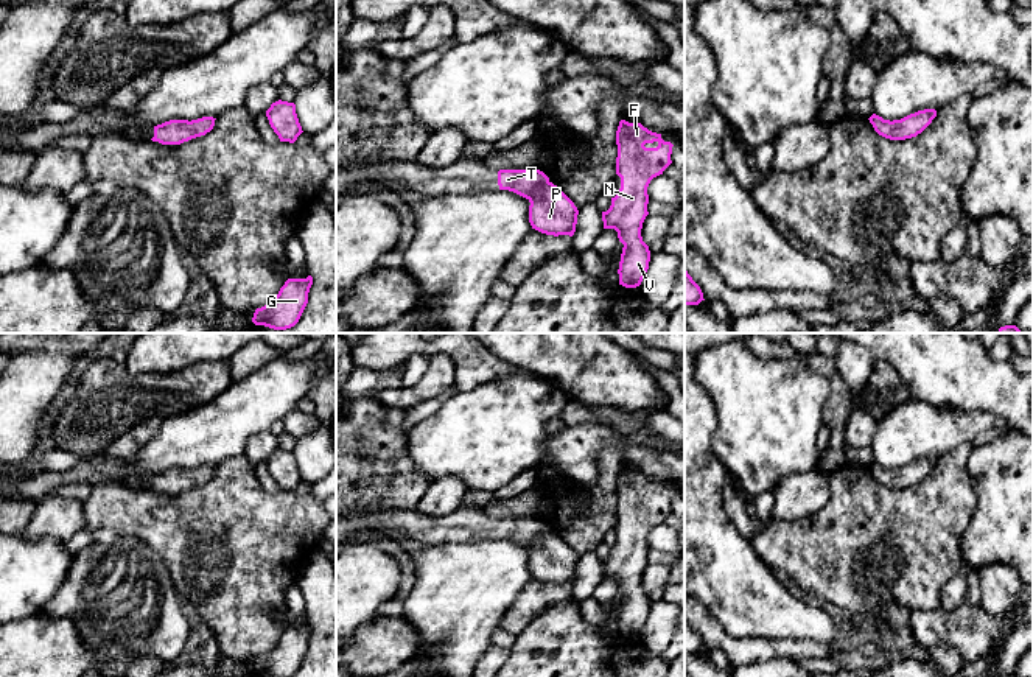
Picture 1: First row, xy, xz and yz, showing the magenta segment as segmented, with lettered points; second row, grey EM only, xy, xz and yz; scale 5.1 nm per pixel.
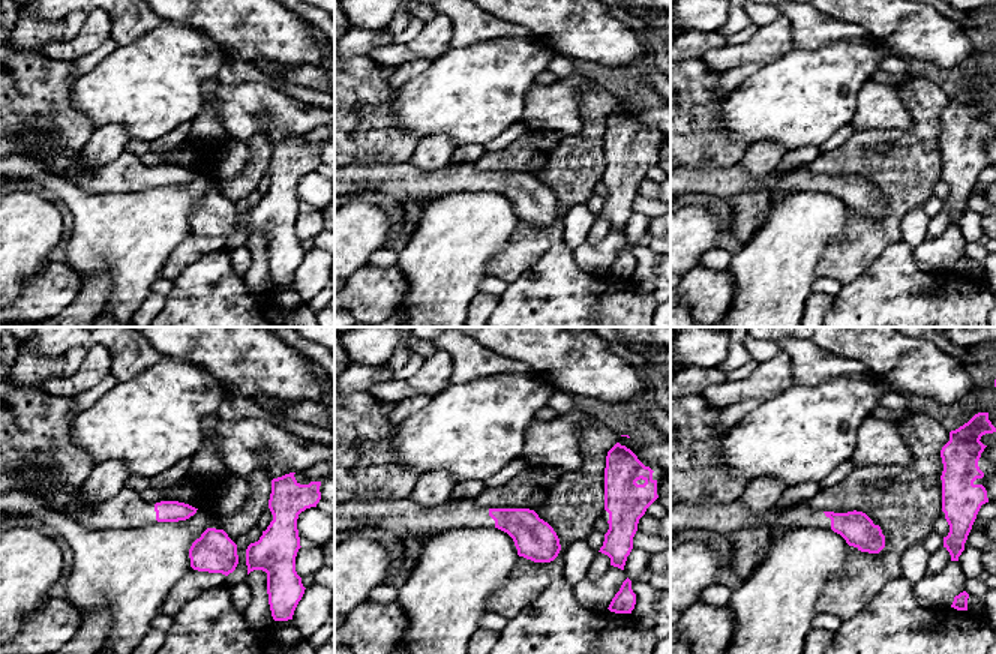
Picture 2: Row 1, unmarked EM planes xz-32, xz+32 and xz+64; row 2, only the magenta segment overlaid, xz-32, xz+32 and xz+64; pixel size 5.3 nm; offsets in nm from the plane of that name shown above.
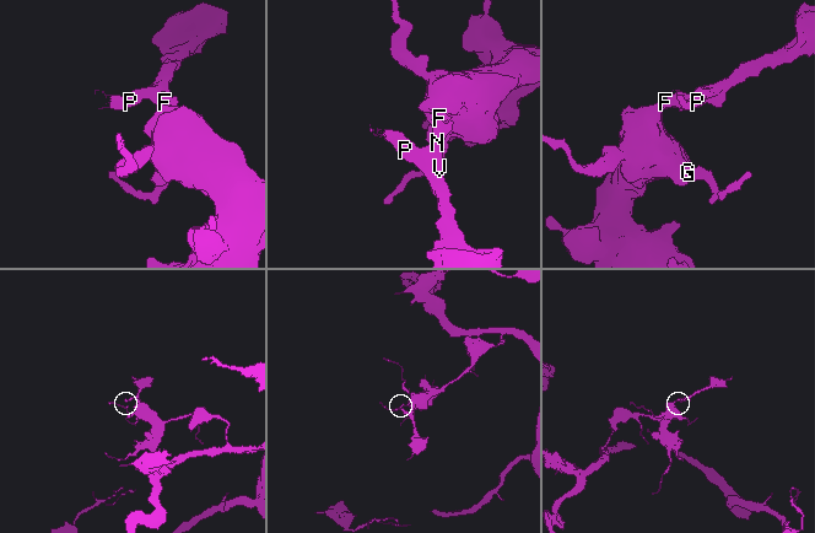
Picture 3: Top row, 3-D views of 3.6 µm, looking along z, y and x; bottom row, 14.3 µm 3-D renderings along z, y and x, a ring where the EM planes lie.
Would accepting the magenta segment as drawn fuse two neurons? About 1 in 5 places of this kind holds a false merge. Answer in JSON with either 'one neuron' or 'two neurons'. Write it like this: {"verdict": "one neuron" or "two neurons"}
{"verdict": "one neuron"}

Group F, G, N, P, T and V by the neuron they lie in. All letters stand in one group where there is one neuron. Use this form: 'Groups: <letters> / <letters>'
Groups: F G N P T V

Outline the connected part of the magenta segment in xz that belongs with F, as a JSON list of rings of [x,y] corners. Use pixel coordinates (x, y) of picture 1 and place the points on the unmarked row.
[[[619,470],[616,479],[616,523],[621,537],[611,554],[602,560],[604,577],[615,577],[624,593],[619,610],[619,633],[636,637],[649,618],[650,599],[643,590],[641,577],[647,560],[650,529],[672,512],[672,492],[641,472]]]

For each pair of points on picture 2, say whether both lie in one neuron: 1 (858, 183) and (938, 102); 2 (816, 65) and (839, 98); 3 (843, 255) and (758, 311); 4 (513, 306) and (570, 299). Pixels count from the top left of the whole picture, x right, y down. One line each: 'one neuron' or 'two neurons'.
1: two neurons
2: one neuron
3: two neurons
4: one neuron

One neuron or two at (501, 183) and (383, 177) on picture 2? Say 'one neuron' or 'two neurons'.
one neuron

